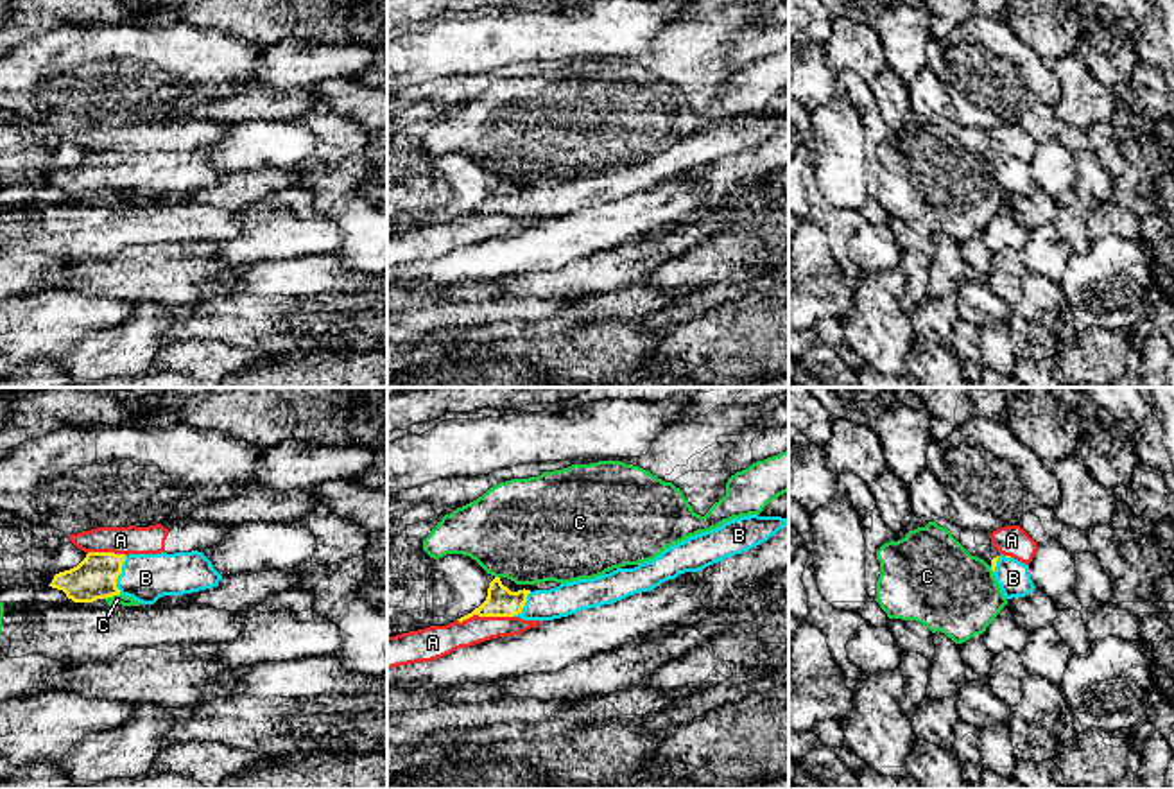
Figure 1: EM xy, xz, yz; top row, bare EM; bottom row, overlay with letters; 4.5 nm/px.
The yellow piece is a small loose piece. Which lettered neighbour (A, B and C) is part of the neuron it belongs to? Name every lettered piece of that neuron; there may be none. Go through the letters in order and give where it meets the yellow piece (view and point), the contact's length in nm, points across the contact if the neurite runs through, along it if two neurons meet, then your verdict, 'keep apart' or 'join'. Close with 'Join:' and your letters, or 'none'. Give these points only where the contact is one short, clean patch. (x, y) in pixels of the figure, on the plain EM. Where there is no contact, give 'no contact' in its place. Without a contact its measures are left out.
A: xz (484, 214) | 260 nm | along xz (513, 214), (470, 214), (457, 219) | keep apart
B: xy (119, 173) | 180 nm | across xy (95, 174), (119, 173), (146, 176) | join
C: xy (112, 194) | 70 nm | along xy (119, 192), (106, 198) | keep apart
Join: B

